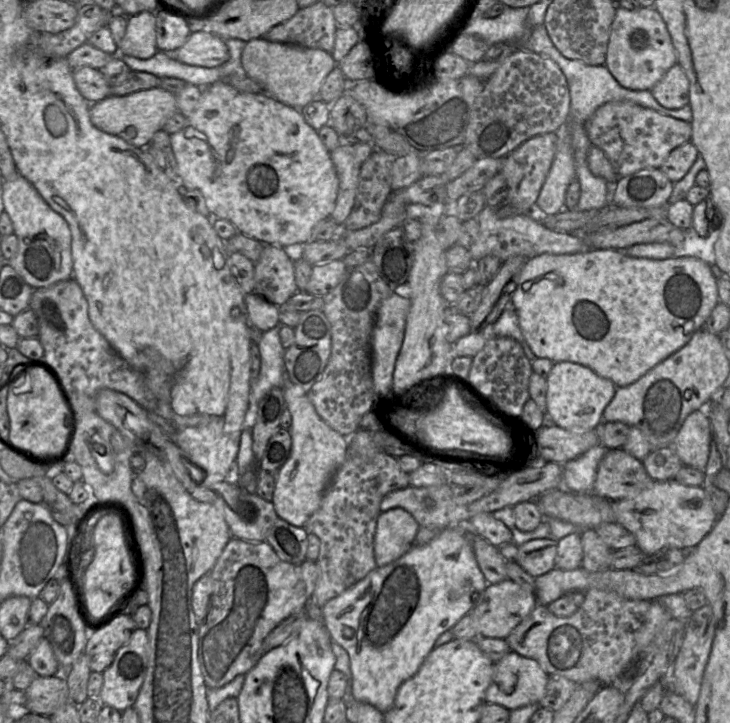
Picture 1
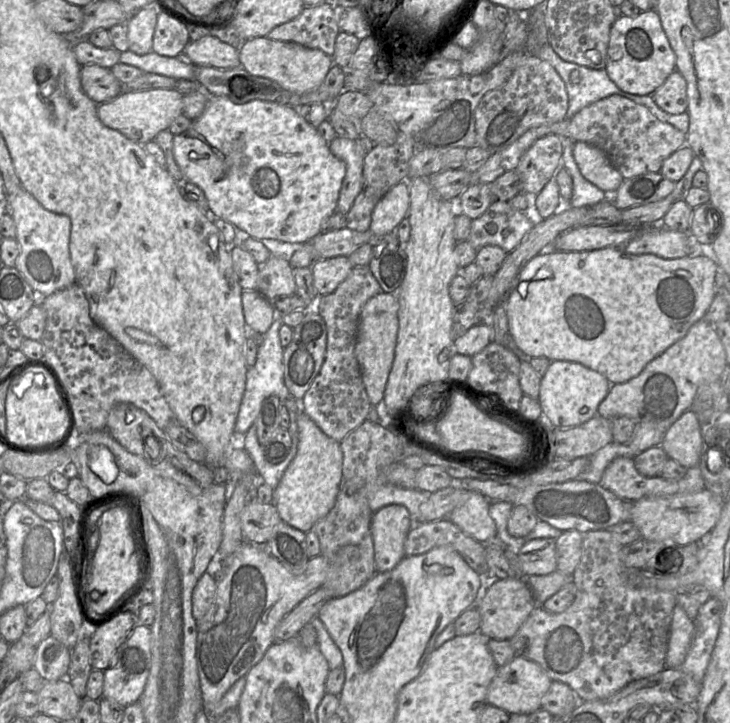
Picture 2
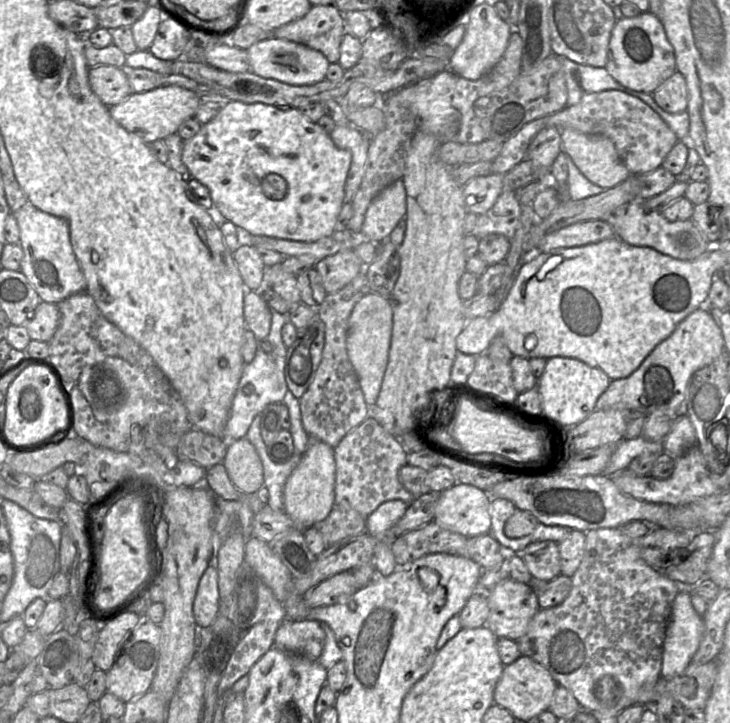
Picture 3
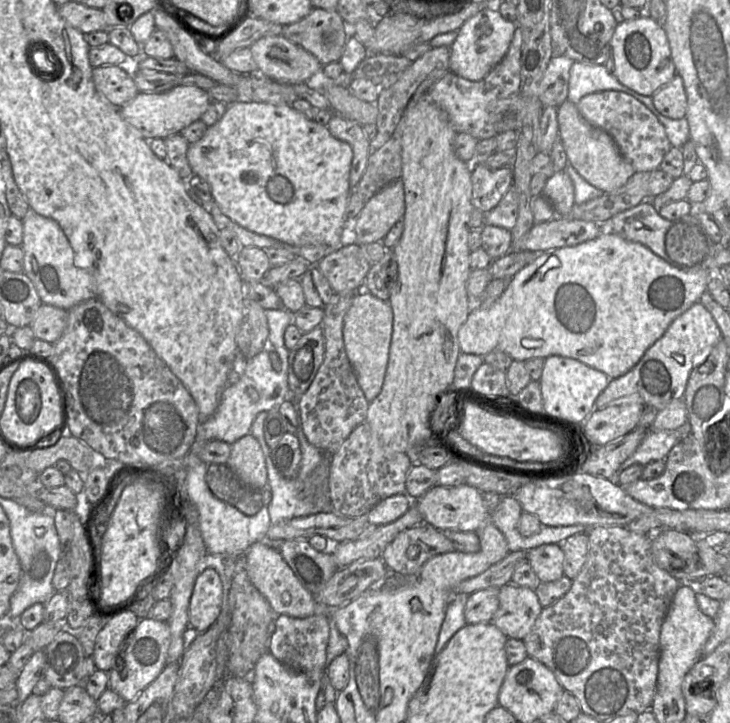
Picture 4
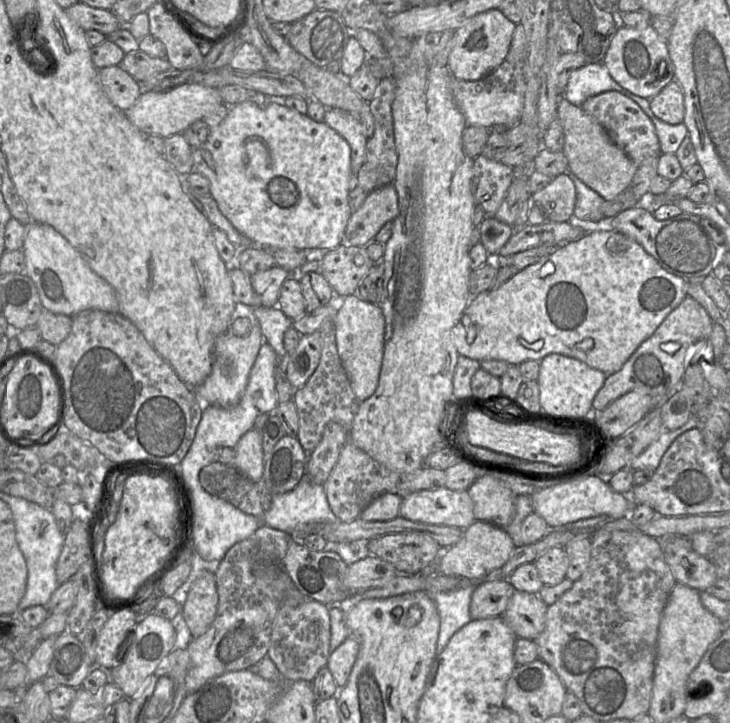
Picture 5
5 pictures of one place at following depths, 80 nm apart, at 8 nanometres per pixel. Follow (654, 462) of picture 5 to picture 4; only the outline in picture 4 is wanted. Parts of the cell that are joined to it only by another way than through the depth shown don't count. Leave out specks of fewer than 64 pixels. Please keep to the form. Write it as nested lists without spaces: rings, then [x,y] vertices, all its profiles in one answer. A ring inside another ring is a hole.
[[[688,421],[685,427],[673,431],[648,430],[635,452],[622,463],[620,471],[633,464],[646,466],[654,461],[665,460],[670,450],[687,434],[689,434]]]

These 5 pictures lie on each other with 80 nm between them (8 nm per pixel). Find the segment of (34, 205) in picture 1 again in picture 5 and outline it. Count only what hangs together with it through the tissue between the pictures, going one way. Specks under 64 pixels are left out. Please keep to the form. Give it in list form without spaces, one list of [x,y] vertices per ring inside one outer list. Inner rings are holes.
[[[32,221],[25,226],[22,247],[26,264],[25,274],[34,282],[44,310],[69,317],[86,310],[119,313],[114,288],[90,268],[66,238],[47,224]]]

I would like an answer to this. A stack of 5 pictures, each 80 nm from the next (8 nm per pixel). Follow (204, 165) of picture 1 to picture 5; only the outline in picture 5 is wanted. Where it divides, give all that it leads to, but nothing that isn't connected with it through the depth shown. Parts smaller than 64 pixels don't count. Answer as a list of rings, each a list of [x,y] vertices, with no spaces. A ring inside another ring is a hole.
[[[283,100],[272,101],[267,106],[260,106],[252,101],[244,101],[239,104],[230,106],[229,112],[227,116],[224,118],[224,120],[218,126],[210,127],[210,133],[207,140],[200,147],[193,148],[192,157],[193,157],[193,172],[199,172],[210,181],[210,195],[216,200],[220,211],[232,223],[232,225],[237,229],[237,231],[240,232],[243,236],[245,236],[252,245],[256,245],[258,247],[265,247],[267,249],[305,250],[308,252],[308,260],[309,260],[310,258],[321,258],[324,252],[334,249],[339,245],[343,244],[345,229],[352,215],[348,203],[348,195],[355,182],[354,174],[351,170],[351,148],[349,143],[334,129],[328,126],[325,122],[316,122],[312,120],[307,114],[302,114],[296,110],[287,107],[286,105],[284,105]]]

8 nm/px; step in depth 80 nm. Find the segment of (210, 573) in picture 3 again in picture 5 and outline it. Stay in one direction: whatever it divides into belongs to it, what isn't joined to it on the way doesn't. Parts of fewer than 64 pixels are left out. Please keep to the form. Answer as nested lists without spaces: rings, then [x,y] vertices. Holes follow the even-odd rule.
[[[203,570],[186,594],[182,618],[193,638],[203,635],[214,621],[218,609],[215,573]]]

